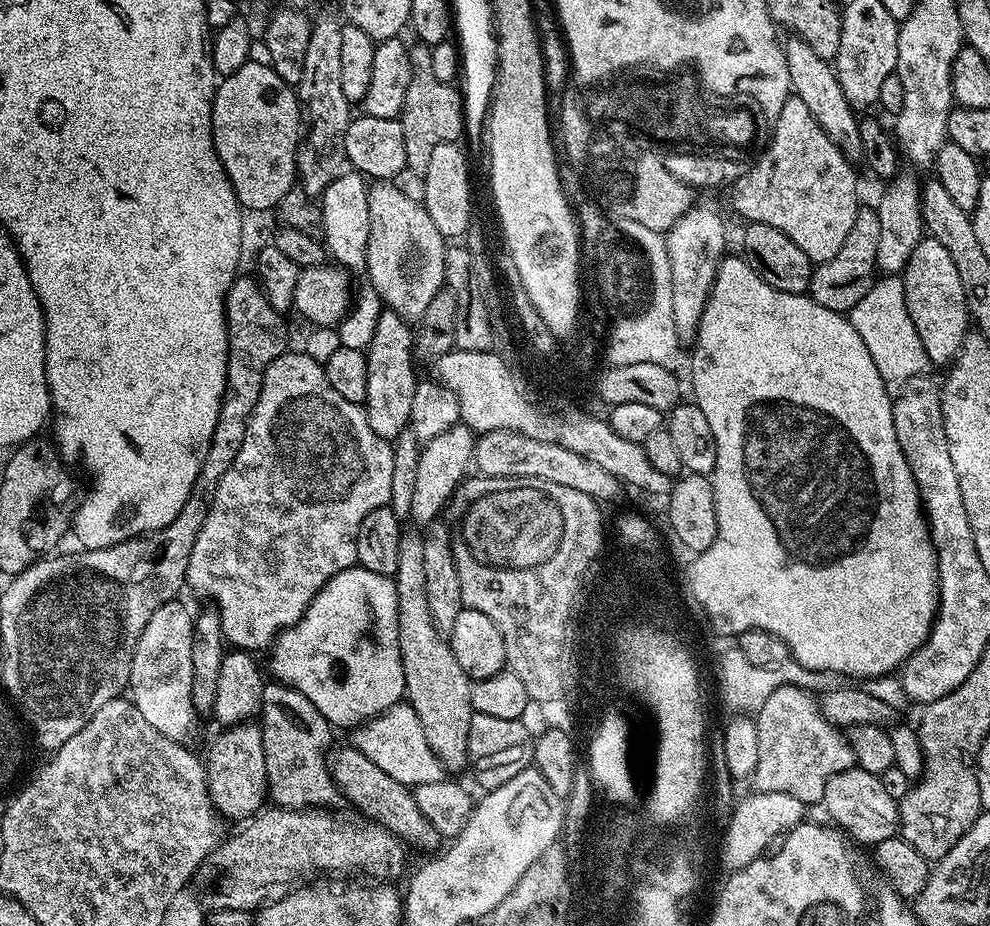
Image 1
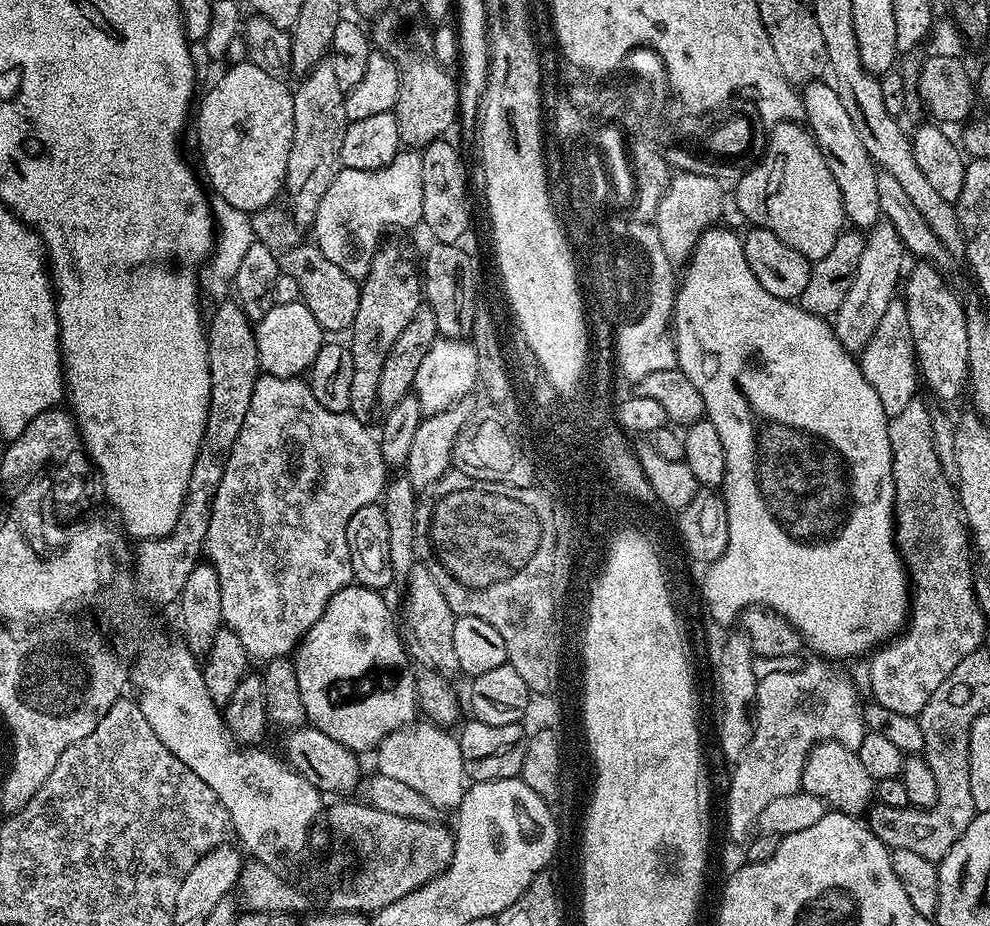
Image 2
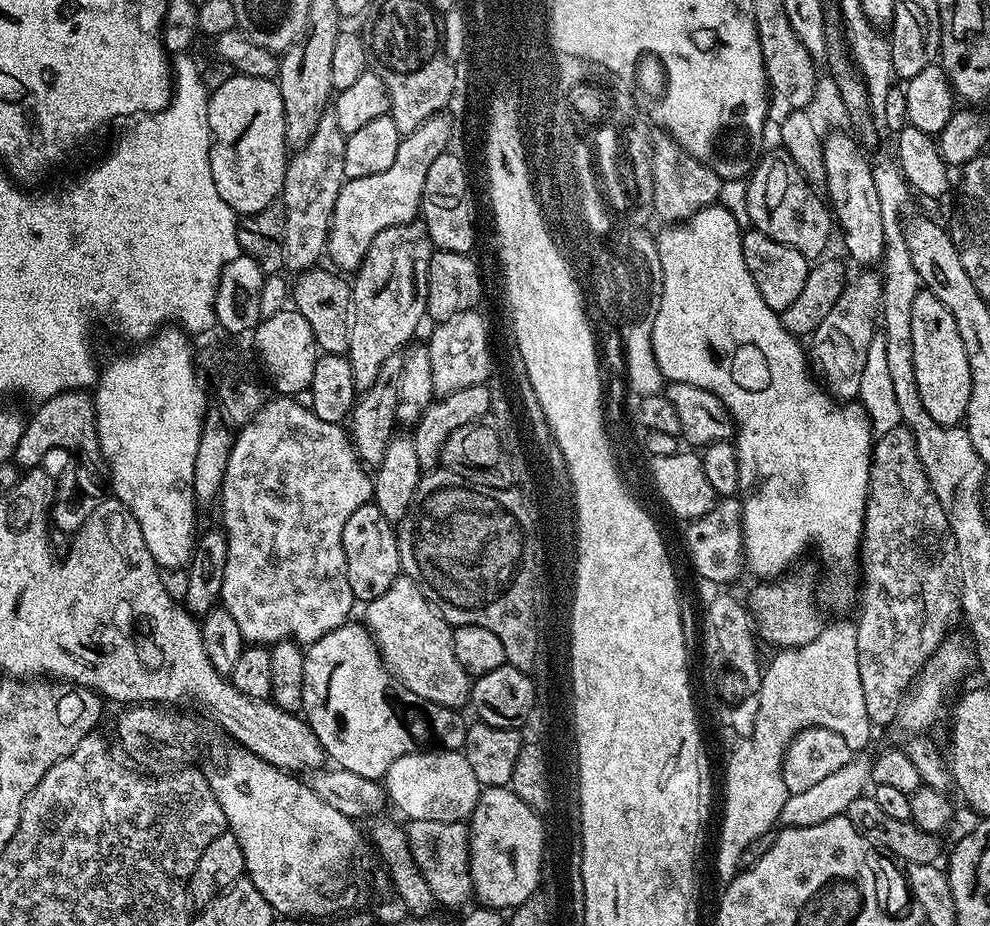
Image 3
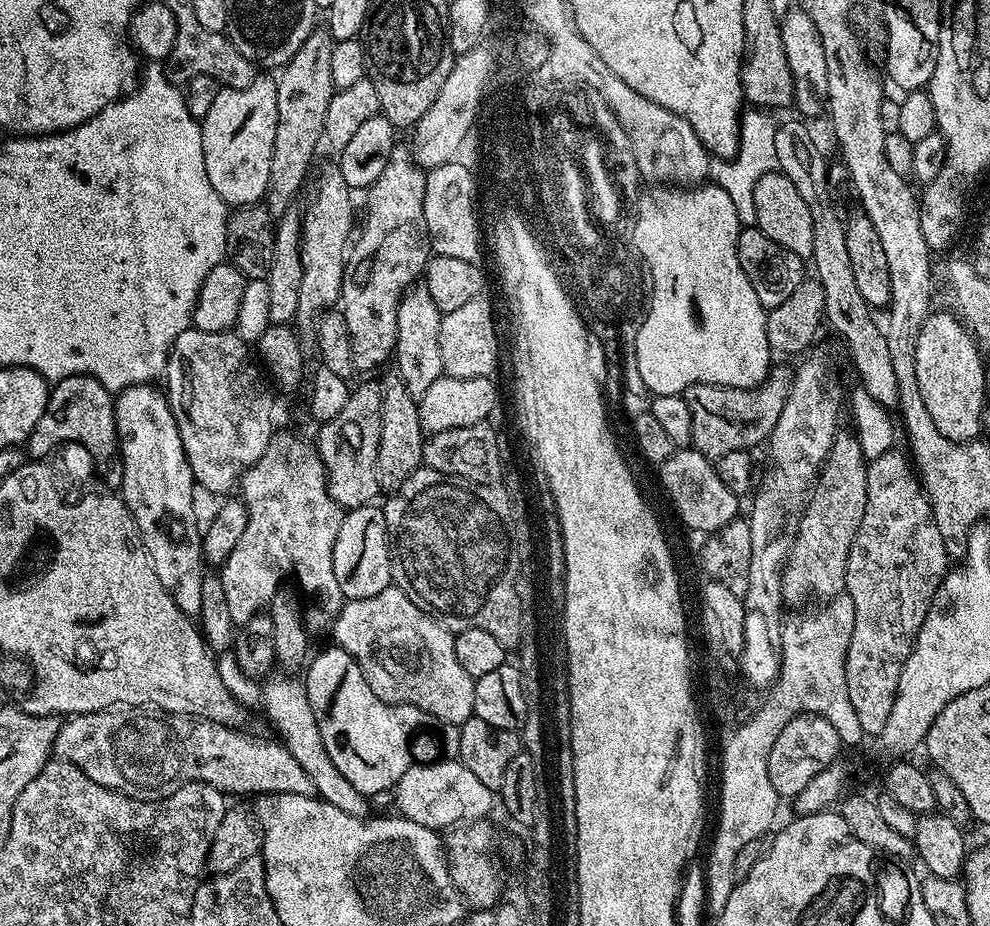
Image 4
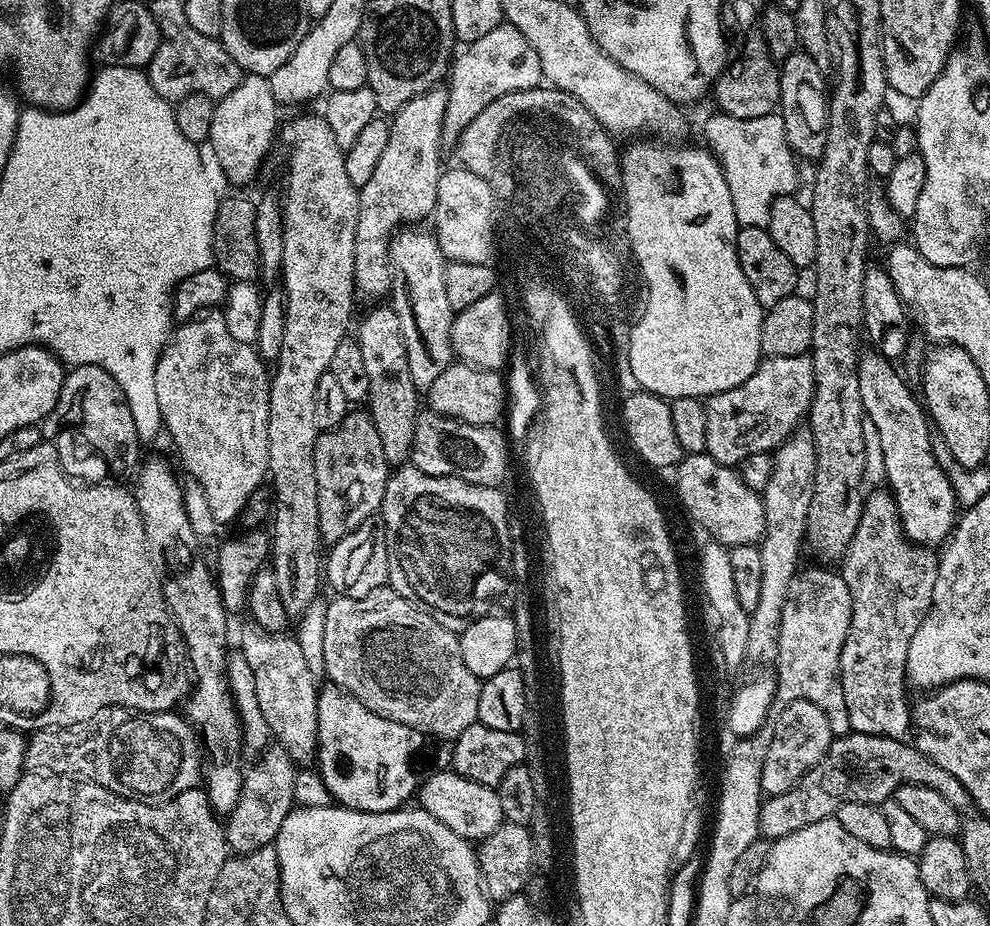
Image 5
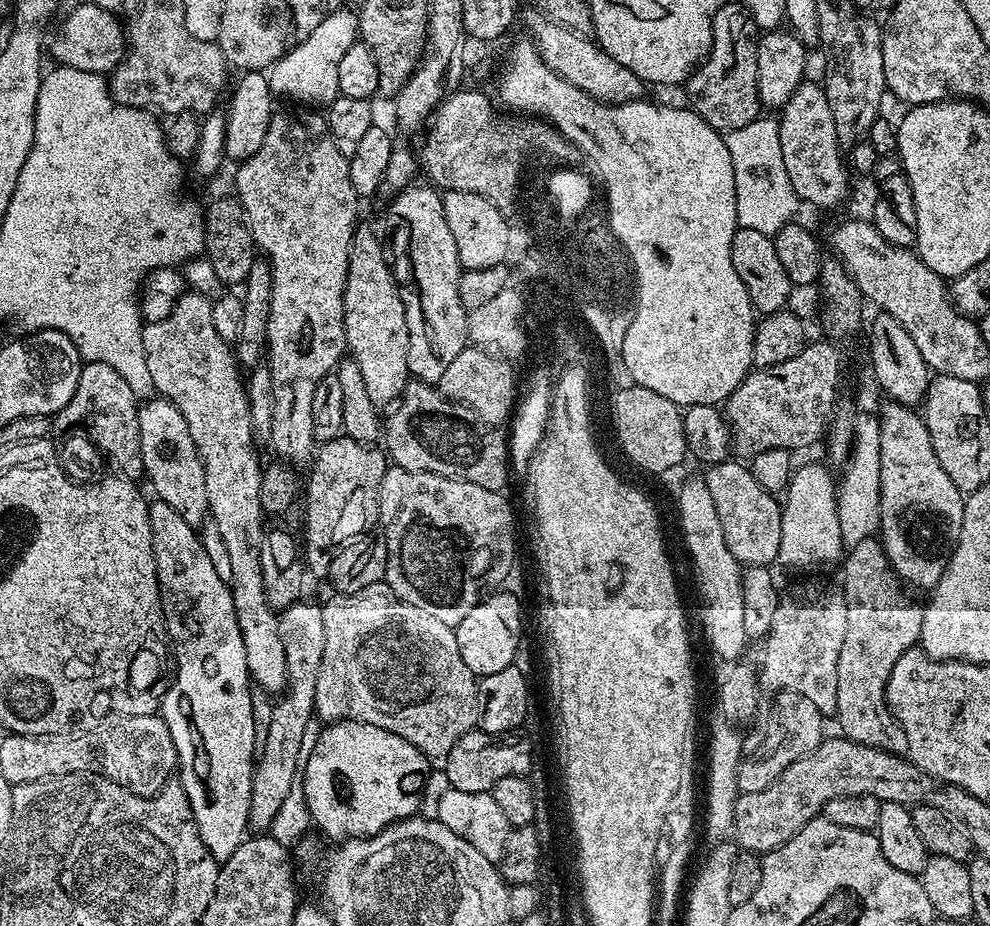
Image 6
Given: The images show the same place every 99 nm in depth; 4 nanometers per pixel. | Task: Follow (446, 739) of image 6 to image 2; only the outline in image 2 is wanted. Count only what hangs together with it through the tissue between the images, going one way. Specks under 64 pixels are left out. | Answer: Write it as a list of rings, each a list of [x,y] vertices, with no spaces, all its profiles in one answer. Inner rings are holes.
[[[417,566],[406,578],[408,601],[404,604],[404,624],[412,635],[410,654],[418,664],[424,664],[425,669],[441,674],[456,674],[460,672],[458,658],[454,654],[454,622],[457,615],[450,610],[446,594],[442,594],[433,569],[429,568]]]

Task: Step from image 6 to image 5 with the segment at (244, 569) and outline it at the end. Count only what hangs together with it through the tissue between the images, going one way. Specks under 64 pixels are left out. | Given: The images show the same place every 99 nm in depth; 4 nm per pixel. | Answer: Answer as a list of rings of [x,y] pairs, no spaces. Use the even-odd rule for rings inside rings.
[[[204,314],[199,318],[185,320],[169,336],[162,354],[158,358],[158,366],[154,370],[154,387],[158,393],[158,410],[162,428],[165,433],[172,435],[172,440],[176,443],[176,448],[180,451],[180,460],[184,463],[184,468],[188,471],[187,475],[200,483],[202,490],[206,492],[206,502],[210,502],[210,510],[214,514],[217,524],[227,526],[231,520],[241,519],[246,502],[254,490],[258,490],[265,483],[269,475],[268,470],[268,435],[266,426],[268,425],[268,411],[270,410],[270,370],[266,363],[261,359],[253,345],[246,342],[238,342],[230,330],[226,330],[226,322],[223,315]],[[255,626],[240,636],[239,651],[244,652],[254,672],[259,709],[275,741],[284,747],[286,754],[297,766],[308,766],[317,759],[318,745],[318,683],[308,669],[308,656],[292,634],[273,634]]]

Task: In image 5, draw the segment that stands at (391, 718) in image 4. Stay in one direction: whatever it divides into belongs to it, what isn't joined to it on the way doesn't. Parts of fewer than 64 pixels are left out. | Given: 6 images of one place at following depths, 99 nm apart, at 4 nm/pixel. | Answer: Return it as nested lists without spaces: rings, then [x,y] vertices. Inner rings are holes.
[[[339,686],[327,687],[321,687],[316,698],[318,773],[339,807],[359,812],[393,812],[417,795],[420,771],[431,774],[449,767],[451,747],[428,742],[424,748],[426,737],[417,728],[369,712],[361,700]]]

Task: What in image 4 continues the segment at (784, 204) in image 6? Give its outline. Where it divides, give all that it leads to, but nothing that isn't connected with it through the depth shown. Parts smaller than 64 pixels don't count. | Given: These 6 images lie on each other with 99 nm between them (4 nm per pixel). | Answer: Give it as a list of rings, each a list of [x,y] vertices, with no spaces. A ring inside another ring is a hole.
[[[748,110],[740,117],[740,144],[729,159],[709,159],[708,174],[711,183],[717,184],[726,194],[730,194],[730,202],[734,202],[734,211],[738,213],[741,225],[752,226],[756,222],[754,210],[754,186],[758,180],[776,168],[774,154],[774,134],[777,121],[771,120],[764,110]],[[752,111],[752,112],[748,112]]]

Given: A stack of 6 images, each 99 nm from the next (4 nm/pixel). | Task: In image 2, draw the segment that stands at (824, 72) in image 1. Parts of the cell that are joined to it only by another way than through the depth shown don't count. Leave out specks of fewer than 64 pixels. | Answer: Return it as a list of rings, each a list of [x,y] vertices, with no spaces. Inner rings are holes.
[[[813,82],[803,85],[802,88],[802,113],[808,121],[806,127],[816,139],[816,144],[822,150],[826,162],[830,166],[830,174],[834,174],[834,182],[838,182],[838,190],[842,190],[842,204],[844,206],[844,219],[853,229],[867,230],[876,225],[881,219],[881,211],[878,202],[877,166],[872,162],[872,156],[866,154],[866,146],[862,146],[862,138],[858,138],[858,129],[850,114],[846,114],[846,106],[842,106],[842,98],[838,98],[836,89],[828,82]]]

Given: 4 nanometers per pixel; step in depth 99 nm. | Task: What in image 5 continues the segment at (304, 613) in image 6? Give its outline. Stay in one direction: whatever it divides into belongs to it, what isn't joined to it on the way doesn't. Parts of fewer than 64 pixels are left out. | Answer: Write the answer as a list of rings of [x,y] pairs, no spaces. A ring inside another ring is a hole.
[[[272,742],[255,758],[257,760],[253,768],[243,769],[238,802],[227,813],[223,825],[224,842],[236,854],[272,844],[278,830],[282,830],[282,822],[286,822],[286,814],[290,814],[296,804],[294,782],[298,766],[290,754],[286,754],[284,747]]]

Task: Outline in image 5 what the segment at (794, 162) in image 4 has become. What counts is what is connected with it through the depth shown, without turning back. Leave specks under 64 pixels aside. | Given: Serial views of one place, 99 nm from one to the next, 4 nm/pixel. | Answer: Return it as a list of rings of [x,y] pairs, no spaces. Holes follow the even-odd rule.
[[[875,350],[861,355],[858,391],[862,393],[866,419],[874,422],[874,427],[878,429],[886,488],[898,506],[900,525],[913,544],[940,546],[951,537],[956,526],[956,495],[932,449],[934,434],[930,429],[930,417],[917,393],[915,396],[908,388],[911,388],[909,381],[904,379],[901,369],[893,361]]]

